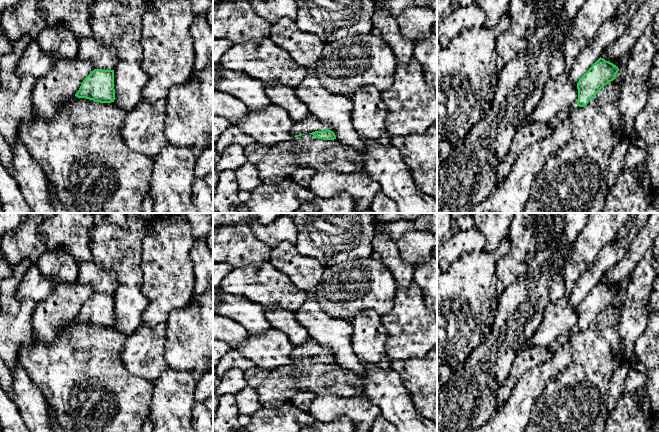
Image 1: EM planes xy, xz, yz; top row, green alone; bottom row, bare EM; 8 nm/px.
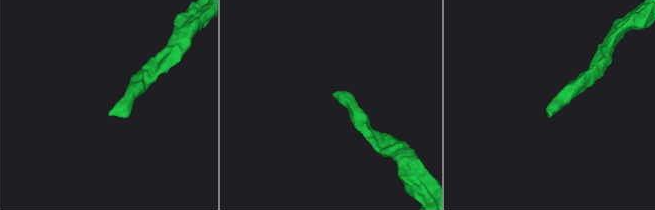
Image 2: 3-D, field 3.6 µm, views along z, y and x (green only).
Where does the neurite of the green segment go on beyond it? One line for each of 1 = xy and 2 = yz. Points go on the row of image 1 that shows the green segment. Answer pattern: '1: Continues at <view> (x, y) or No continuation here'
1: No continuation here
2: Continues at yz (558, 118)

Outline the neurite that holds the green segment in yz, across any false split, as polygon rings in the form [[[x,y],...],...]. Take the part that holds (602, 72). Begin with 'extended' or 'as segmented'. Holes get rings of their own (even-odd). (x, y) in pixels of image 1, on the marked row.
extended | [[[599,58],[589,70],[579,79],[577,83],[578,99],[577,104],[566,108],[548,123],[554,130],[563,119],[570,116],[570,113],[577,107],[587,106],[589,101],[609,82],[615,79],[619,68],[613,63]]]

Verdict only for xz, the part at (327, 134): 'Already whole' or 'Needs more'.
Needs more

